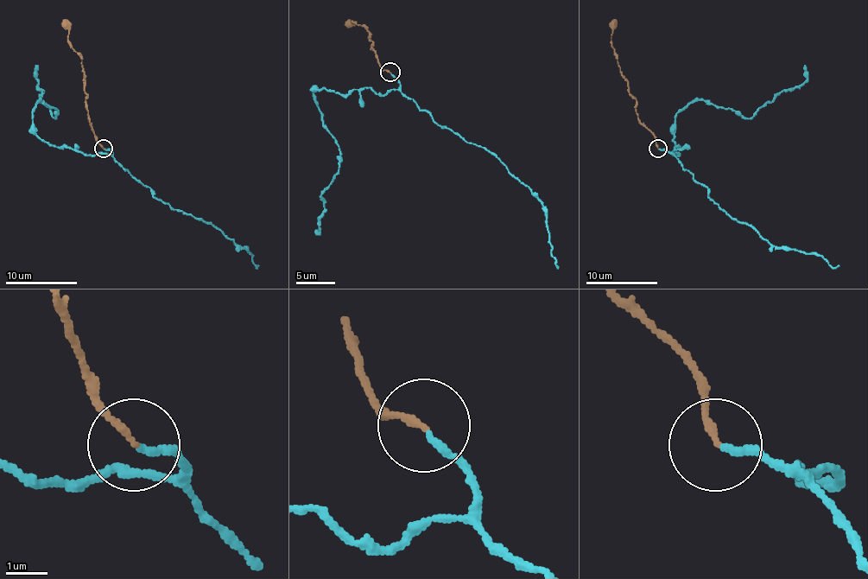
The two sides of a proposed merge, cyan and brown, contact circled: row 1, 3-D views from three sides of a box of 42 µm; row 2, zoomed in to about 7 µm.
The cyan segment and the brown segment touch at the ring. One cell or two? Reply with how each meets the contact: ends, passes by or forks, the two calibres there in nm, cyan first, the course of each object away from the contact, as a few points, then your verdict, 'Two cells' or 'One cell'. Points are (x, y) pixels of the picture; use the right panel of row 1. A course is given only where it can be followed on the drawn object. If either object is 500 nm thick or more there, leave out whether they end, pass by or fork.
At the ring cyan ends. At the ring brown ends. Thickness 170 nm (cyan) against 160 nm. Course of cyan: (659, 149), (679, 154), (671, 152), (679, 147), (675, 117), (694, 100), (750, 118), (801, 85), (804, 65). Course of brown: (657, 149), (655, 136), (637, 117), (636, 98), (630, 93), (629, 80), (617, 63), (611, 40), (614, 20). Two cells

